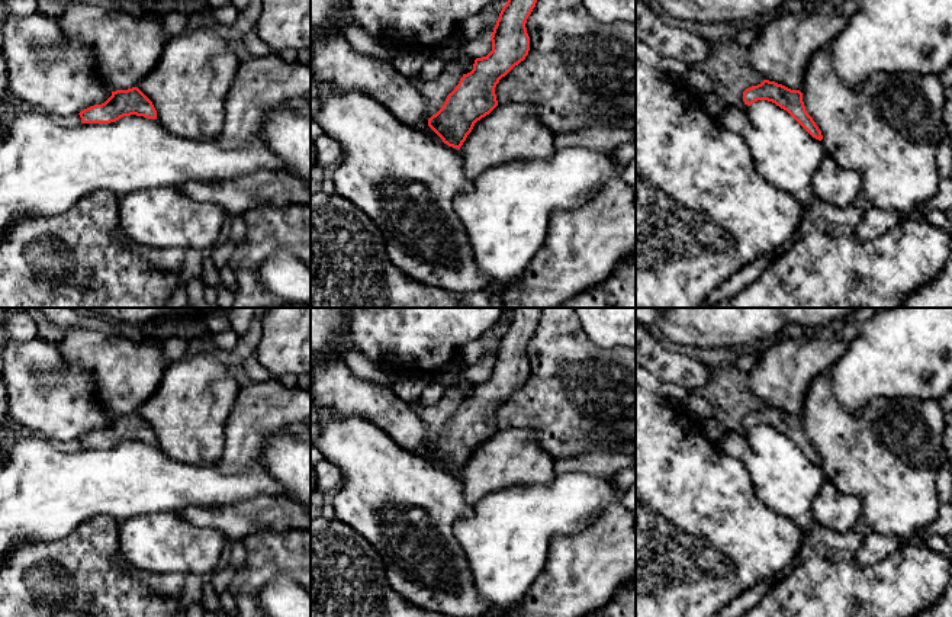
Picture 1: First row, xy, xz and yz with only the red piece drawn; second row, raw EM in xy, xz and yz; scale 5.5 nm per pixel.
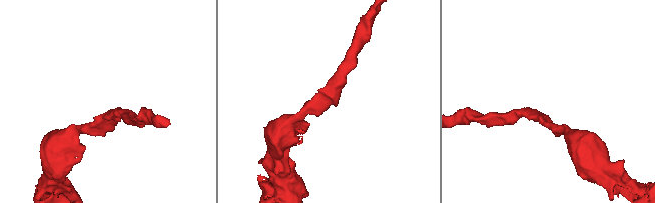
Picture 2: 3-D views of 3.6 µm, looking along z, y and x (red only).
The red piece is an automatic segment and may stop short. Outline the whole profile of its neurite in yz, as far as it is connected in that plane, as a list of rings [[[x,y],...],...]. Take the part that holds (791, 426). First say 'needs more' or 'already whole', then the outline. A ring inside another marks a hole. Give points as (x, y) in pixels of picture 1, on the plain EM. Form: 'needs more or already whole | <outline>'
already whole | [[[763,405],[743,417],[744,430],[750,431],[758,425],[768,425],[787,436],[813,463],[821,466],[823,460],[813,443],[807,438],[803,418],[791,415],[775,406]]]

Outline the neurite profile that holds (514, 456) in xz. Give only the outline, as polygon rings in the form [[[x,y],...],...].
[[[530,428],[498,430],[477,446],[459,475],[464,501],[475,507],[485,495],[512,485],[540,485],[554,481],[554,457],[544,451]]]

